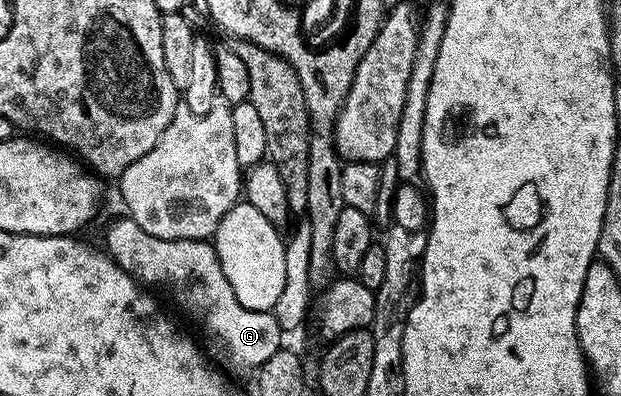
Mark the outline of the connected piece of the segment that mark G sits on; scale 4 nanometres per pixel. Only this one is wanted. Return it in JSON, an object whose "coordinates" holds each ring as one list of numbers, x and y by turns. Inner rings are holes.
{"coordinates":[[122,218,123,220,115,220,107,228,107,248,106,253,119,265,120,268,124,268,125,271,131,275,134,280,138,280,140,285,151,286,147,284,171,284,171,288,175,291,175,296,196,316,199,320,204,320,207,323,207,328,216,336,217,339,223,343,223,348,227,351,227,364,235,372,247,372,250,370,258,370,265,362,269,362,269,358,273,358,275,352,280,351,284,347,283,338,285,338,285,331,278,324,278,318,276,318,274,311,258,312,257,310,247,310,237,300,236,294,233,292,233,287,225,278,225,274,222,273,222,268,218,262,218,255,215,253,214,243,206,240,166,240,165,238,157,238,153,234,145,234,145,230,141,230,141,226,137,226,137,222,133,222,130,218]]}

